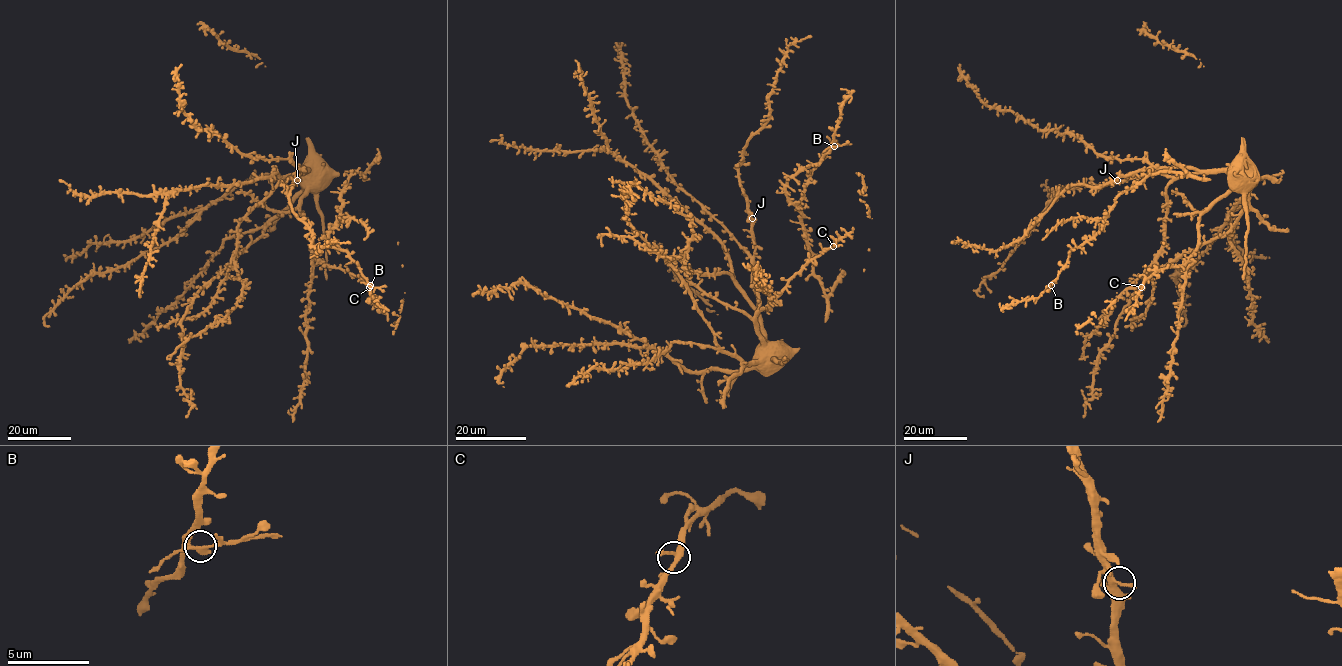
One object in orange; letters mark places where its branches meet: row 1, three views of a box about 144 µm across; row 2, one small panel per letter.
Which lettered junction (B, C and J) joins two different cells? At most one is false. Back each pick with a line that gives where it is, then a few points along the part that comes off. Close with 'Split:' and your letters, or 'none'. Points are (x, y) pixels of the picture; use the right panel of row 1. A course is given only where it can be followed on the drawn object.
B: place (1051, 285)
Split: B

